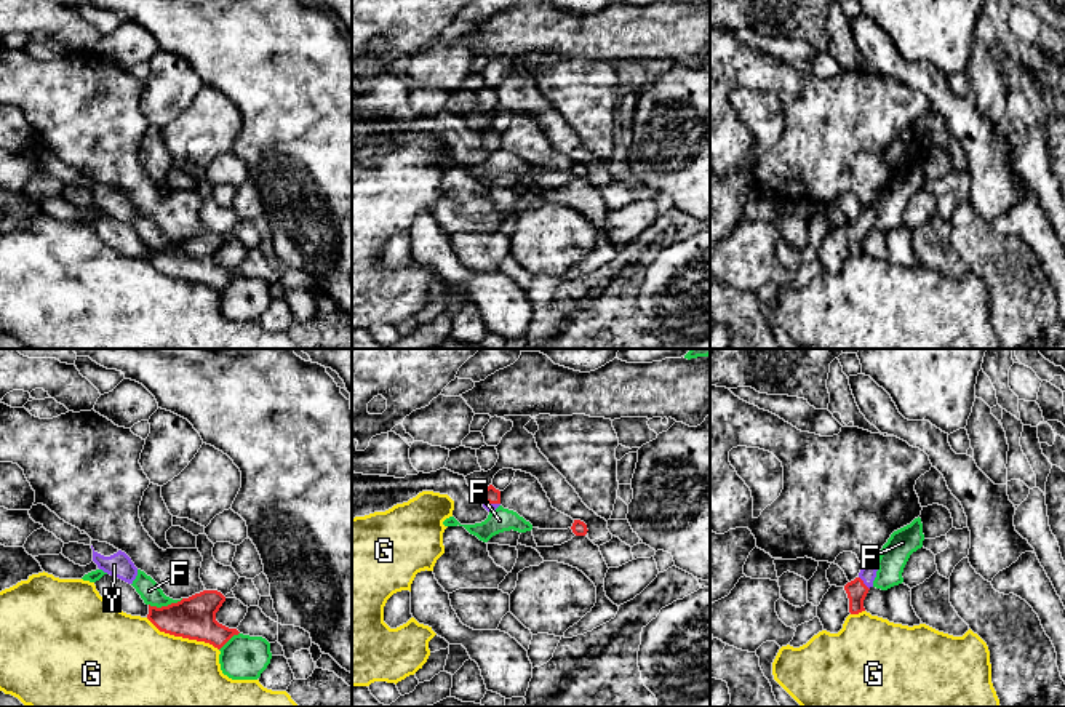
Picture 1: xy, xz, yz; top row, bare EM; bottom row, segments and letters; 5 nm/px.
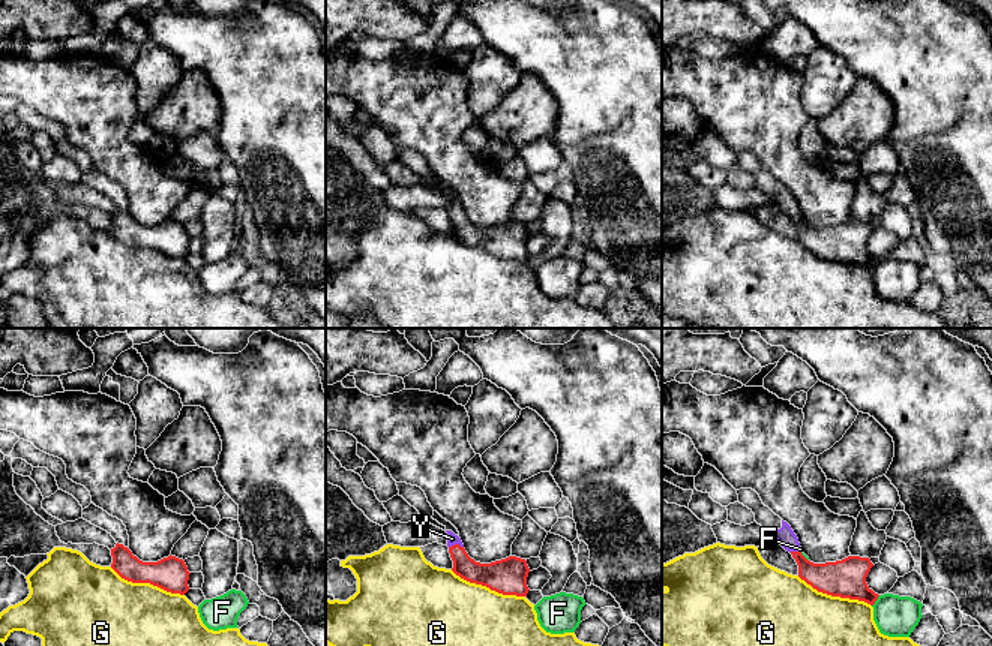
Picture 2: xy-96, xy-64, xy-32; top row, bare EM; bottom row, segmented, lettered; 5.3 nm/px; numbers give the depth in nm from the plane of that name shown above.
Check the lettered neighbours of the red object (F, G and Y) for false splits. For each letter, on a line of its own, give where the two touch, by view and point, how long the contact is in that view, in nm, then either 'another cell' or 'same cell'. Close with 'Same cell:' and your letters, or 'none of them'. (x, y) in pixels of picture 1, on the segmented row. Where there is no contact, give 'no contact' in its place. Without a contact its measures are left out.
F: contact xy (165, 607); length 180 nm; another cell
G: contact xy (183, 637); length 400 nm; another cell
Y: contact yz (862, 583); length 90 nm; same cell
Same cell: Y

